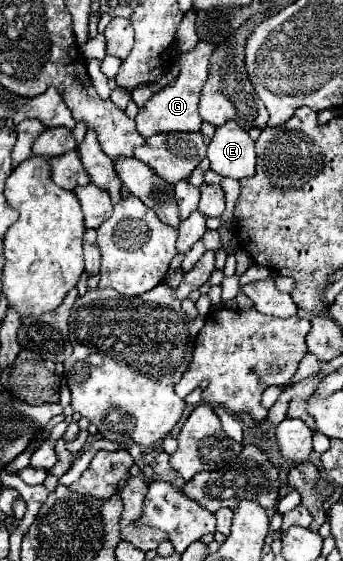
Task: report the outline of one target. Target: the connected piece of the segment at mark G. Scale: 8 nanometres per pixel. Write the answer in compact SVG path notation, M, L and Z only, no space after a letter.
M200 44L192 50L192 52L184 52L178 58L178 66L180 66L180 74L176 78L176 82L172 86L162 88L158 94L154 94L138 112L136 116L136 124L138 124L138 132L144 138L150 138L154 134L160 132L198 132L202 118L198 114L198 98L200 98L200 90L208 78L208 60L214 52L214 44Z

